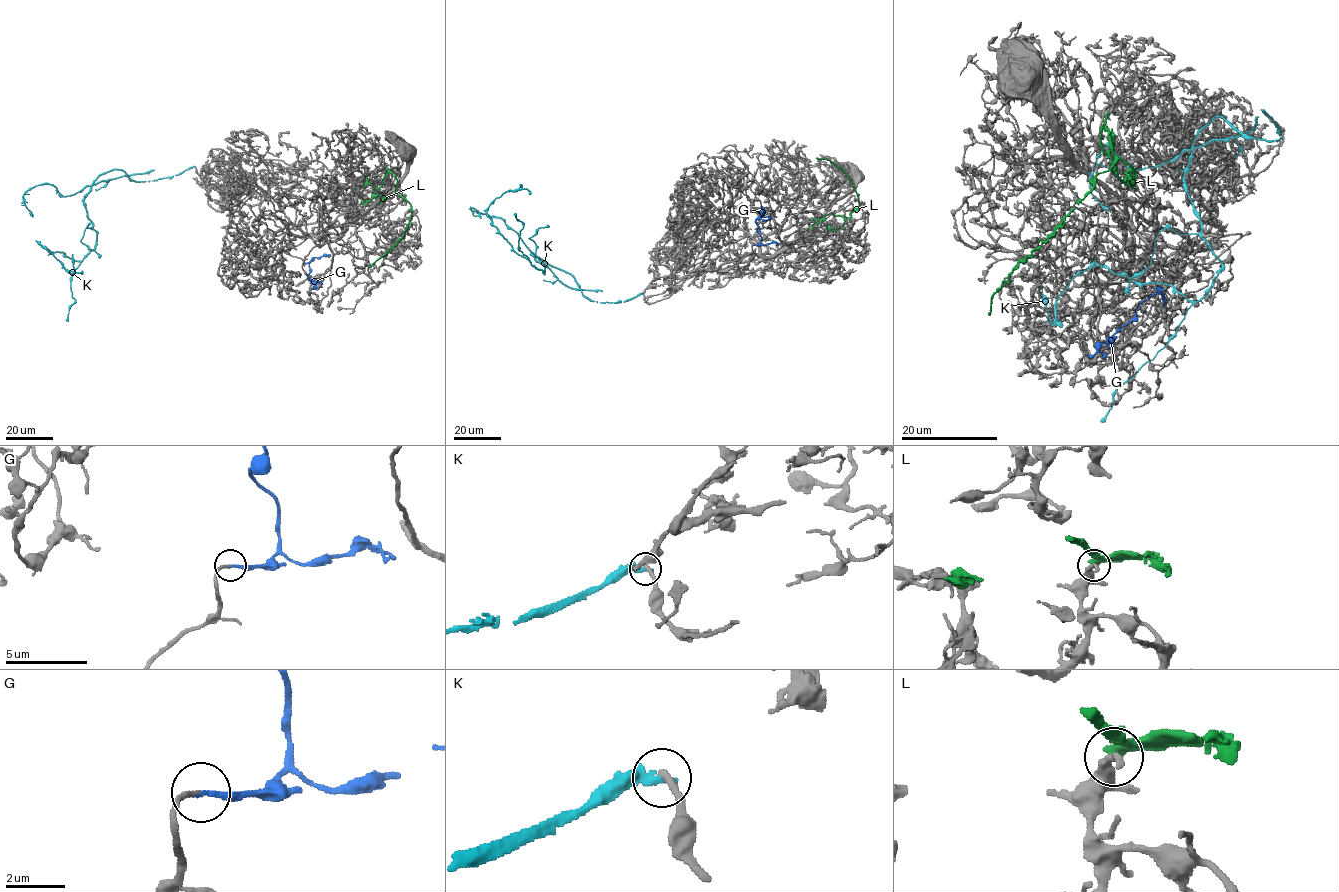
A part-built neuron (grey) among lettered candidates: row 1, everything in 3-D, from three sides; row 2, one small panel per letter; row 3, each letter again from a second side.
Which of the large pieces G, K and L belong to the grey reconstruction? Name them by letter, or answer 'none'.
G

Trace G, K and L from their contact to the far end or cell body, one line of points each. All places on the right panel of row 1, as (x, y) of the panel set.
G: (1165, 305), (1159, 293), (1150, 294), (1138, 306), (1136, 315), (1108, 340), (1109, 345), (1115, 339), (1113, 336)
K: (1263, 110), (1281, 139), (1216, 117), (1193, 145), (1221, 263), (1199, 300), (1091, 266), (1053, 325), (1042, 287)
L: (1108, 113), (1107, 133), (1114, 165), (1100, 172), (1091, 189), (1041, 246), (993, 293), (988, 315)

